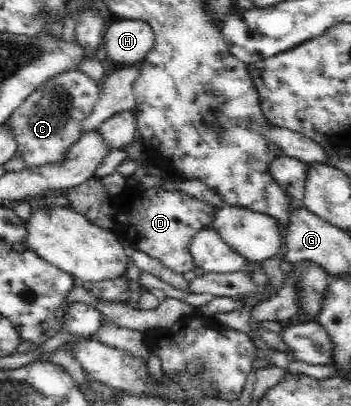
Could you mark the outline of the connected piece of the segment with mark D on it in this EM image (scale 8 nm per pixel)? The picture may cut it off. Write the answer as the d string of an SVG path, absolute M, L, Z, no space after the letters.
M93 176L73 188L63 189L61 196L68 200L69 209L86 216L87 221L115 234L120 240L127 240L130 252L143 252L177 274L194 270L191 239L201 230L212 228L217 206L179 189L167 190L160 185L149 189L122 187L121 194L109 194L100 178Z

